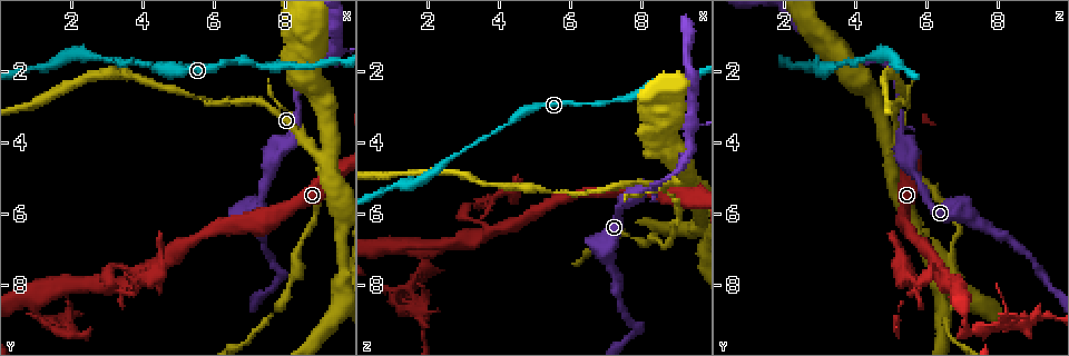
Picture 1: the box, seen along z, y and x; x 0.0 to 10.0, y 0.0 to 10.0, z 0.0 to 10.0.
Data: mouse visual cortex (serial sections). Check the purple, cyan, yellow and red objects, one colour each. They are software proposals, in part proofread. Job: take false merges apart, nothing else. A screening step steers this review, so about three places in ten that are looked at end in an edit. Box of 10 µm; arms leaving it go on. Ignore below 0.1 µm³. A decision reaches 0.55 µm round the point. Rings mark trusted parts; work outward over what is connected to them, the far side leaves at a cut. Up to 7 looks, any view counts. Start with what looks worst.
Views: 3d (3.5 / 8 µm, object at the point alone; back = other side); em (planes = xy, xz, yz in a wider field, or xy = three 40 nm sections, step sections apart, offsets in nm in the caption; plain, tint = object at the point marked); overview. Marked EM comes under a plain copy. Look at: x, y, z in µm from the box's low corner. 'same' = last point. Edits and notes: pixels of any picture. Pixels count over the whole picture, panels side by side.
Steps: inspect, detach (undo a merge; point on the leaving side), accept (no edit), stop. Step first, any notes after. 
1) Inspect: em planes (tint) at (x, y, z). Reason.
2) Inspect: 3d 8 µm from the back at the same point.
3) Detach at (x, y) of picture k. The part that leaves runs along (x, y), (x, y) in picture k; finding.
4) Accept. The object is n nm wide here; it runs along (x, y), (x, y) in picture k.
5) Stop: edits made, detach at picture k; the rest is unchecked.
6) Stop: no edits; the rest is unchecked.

Inspect: 3d 8 µm at (3.75, 7.90, 5.75). Calibre changes.

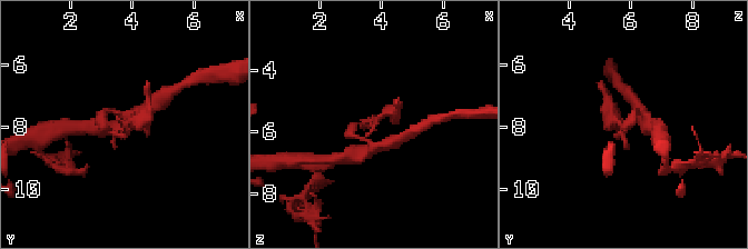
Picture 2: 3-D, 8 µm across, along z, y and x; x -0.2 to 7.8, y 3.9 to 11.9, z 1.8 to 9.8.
Inspect: em xy step 3 (tint) at the same point. Shape alone is not enough.

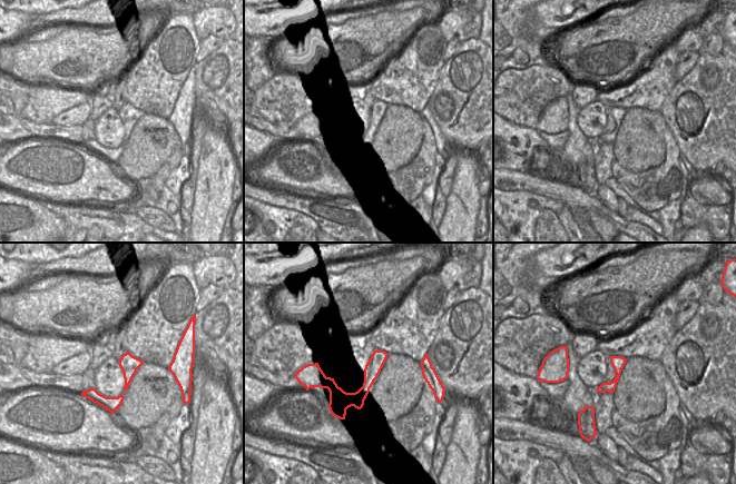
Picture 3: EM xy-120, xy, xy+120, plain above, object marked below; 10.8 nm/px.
Detach at (613, 122) of picture 2. The arms are 150, 300 nm wide; the part that leaves runs along (366, 138), (375, 121), (393, 113) in picture 2; two cells meet here.

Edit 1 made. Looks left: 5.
Inspect: overview.

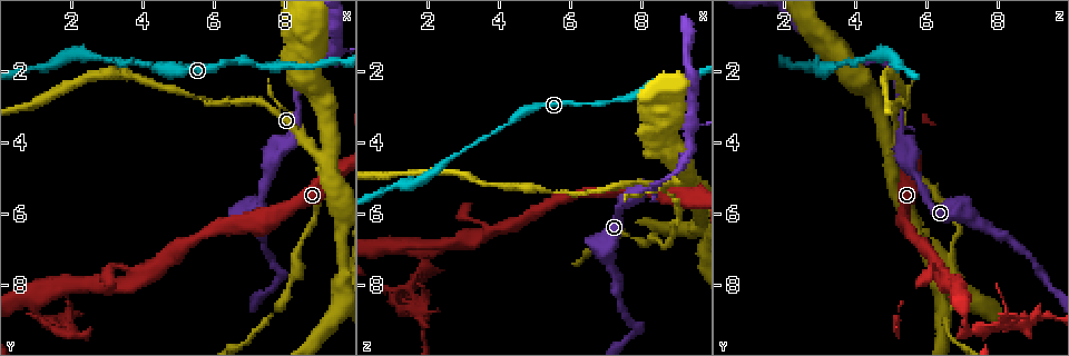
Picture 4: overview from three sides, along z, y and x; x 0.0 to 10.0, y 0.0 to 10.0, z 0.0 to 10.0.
Inspect: 3d 8 µm at (1.55, 9.35, 7.10). Sharp bend.

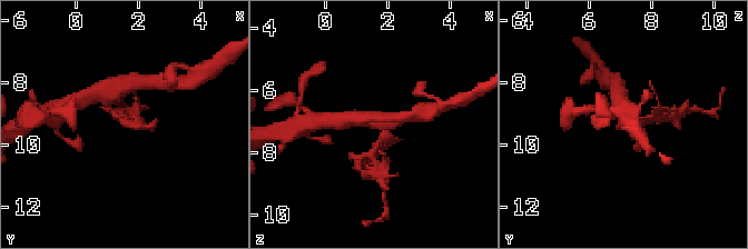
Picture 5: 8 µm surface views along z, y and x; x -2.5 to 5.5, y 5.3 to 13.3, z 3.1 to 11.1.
Inspect: em planes (tint) at the same point.

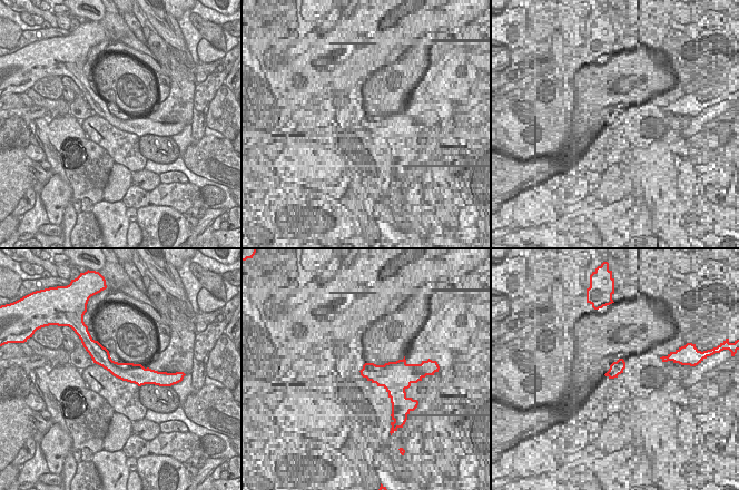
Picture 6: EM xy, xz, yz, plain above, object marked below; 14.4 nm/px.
Detach at (379, 149) of picture 5. The part that leaves runs along (384, 131), (379, 169) in picture 5; two cells meet here.

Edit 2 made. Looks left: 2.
Inspect: 3d 3.5 µm from the back at (9.35, 1.50, 3.50).

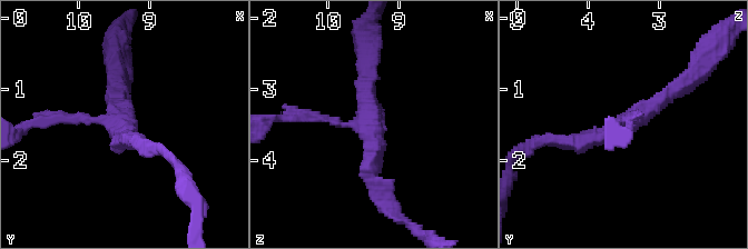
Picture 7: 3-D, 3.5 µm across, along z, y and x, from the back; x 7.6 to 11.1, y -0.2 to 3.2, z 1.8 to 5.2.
Inspect: em xy step 1 (tint) at (9.35, 1.55, 3.55). Need the tissue.

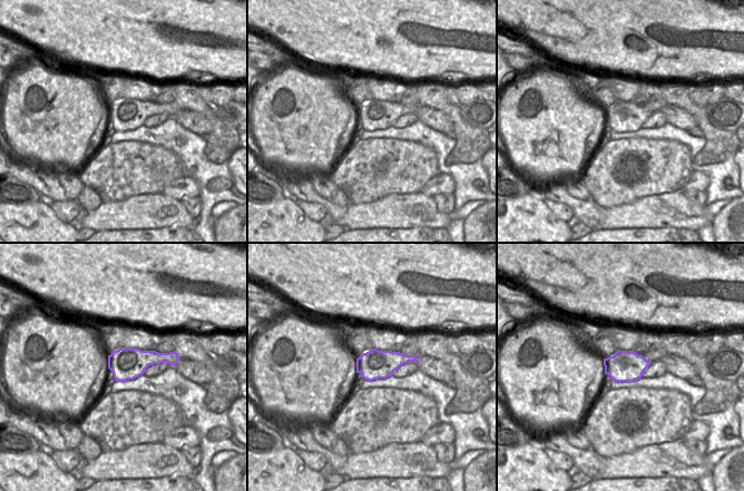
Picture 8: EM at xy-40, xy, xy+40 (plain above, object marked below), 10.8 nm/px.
Accept. It runs along (554, 142), (606, 135), (680, 87) in picture 7; all the same cell.

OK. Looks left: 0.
Stop: edits made, detach at picture 2, detach at picture 5; the rest is unchecked.

